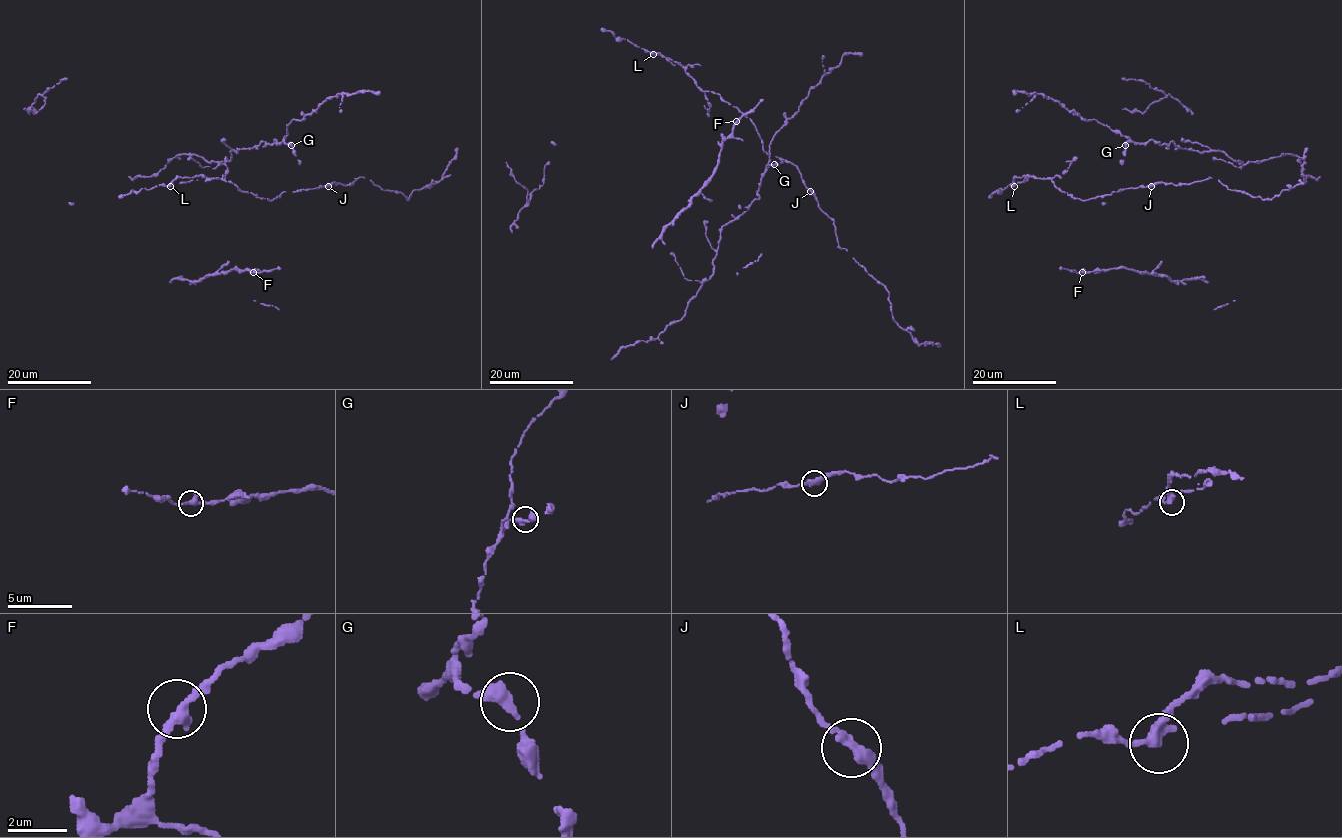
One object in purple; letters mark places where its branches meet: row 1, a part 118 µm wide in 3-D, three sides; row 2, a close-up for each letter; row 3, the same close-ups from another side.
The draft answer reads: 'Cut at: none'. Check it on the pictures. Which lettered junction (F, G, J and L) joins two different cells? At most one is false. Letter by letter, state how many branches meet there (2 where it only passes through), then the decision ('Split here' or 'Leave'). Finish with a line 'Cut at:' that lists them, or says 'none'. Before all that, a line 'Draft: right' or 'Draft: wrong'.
Draft: right
F: Branches: 2. Leave
G: Branches: 2. Leave
J: Branches: 2. Leave
L: Branches: 2. Leave
Cut at: none

